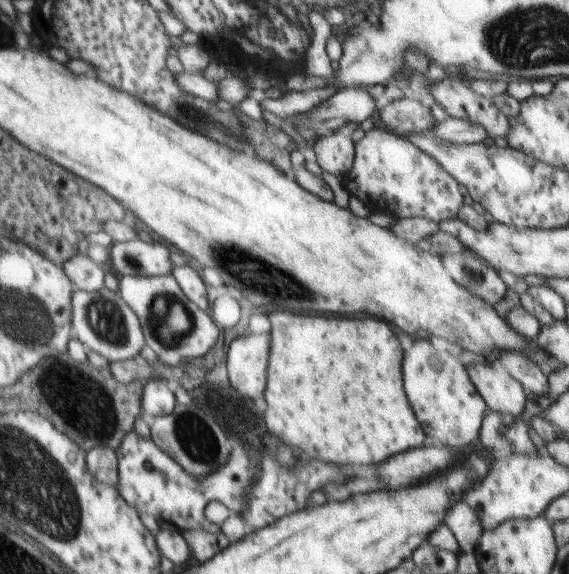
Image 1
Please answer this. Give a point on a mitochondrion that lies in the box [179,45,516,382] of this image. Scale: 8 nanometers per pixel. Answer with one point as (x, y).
(275, 285)

